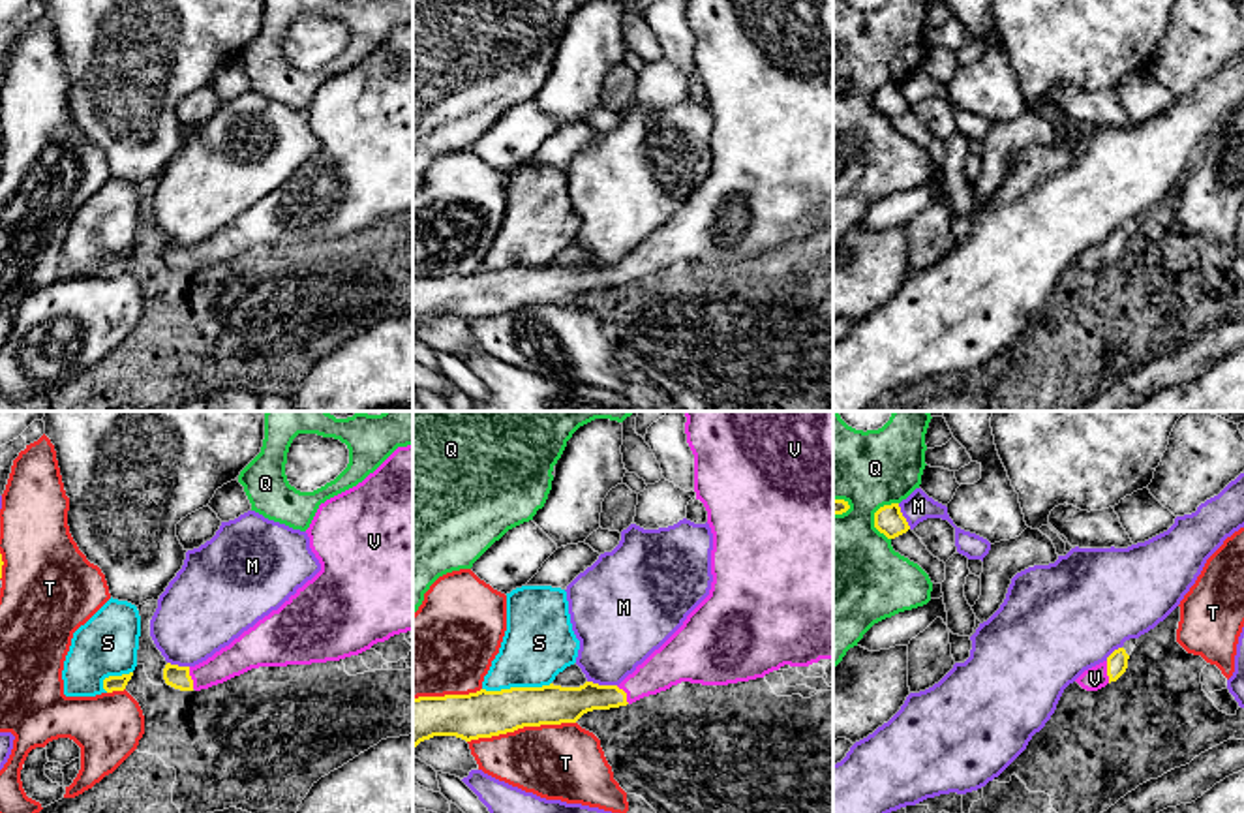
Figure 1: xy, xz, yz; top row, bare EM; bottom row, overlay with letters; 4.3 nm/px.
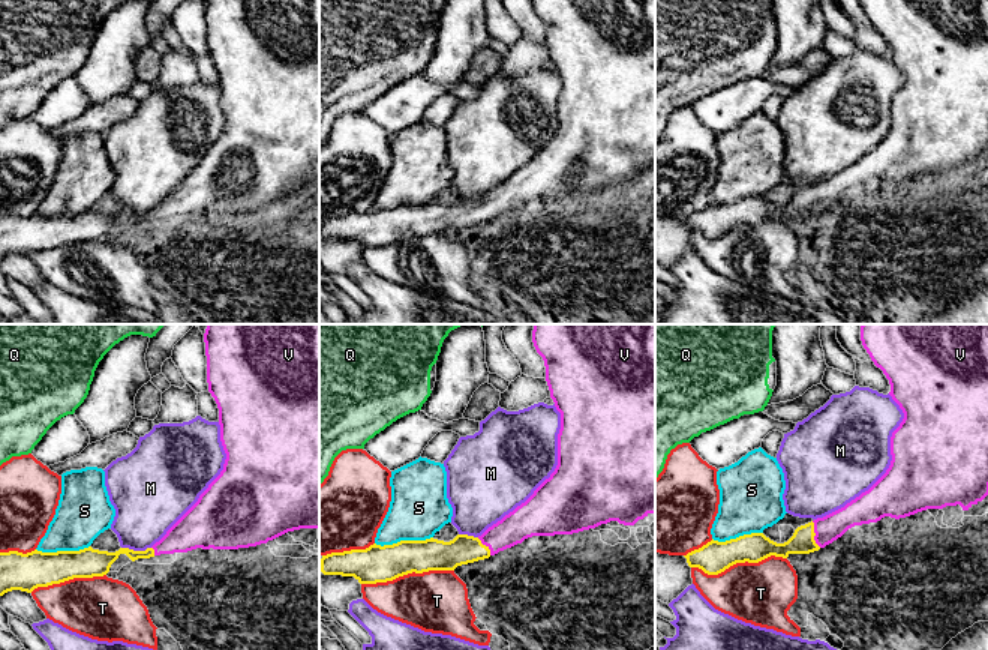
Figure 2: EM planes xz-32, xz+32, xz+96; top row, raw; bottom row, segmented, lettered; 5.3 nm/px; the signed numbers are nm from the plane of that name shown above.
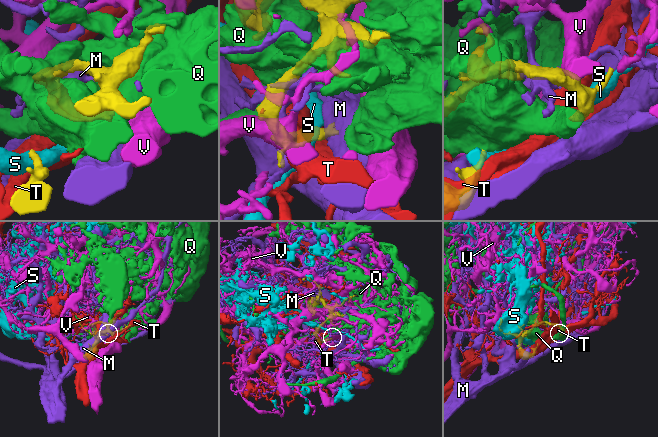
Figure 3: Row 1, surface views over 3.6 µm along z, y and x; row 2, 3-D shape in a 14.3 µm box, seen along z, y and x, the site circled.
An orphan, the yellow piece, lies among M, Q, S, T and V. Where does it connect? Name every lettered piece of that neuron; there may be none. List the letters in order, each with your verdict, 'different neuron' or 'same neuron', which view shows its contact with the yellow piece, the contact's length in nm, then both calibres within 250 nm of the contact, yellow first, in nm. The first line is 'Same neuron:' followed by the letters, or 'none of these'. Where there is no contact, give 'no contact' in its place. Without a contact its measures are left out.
Same neuron: V
M: different neuron | xz | 130 nm | 180/340 nm
Q: different neuron | yz | 170 nm | 120/420 nm
S: different neuron | xz | 300 nm | 200/300 nm
T: different neuron | xz | 480 nm | 200/320 nm
V: same neuron | xy | 100 nm | 100/150 nm

